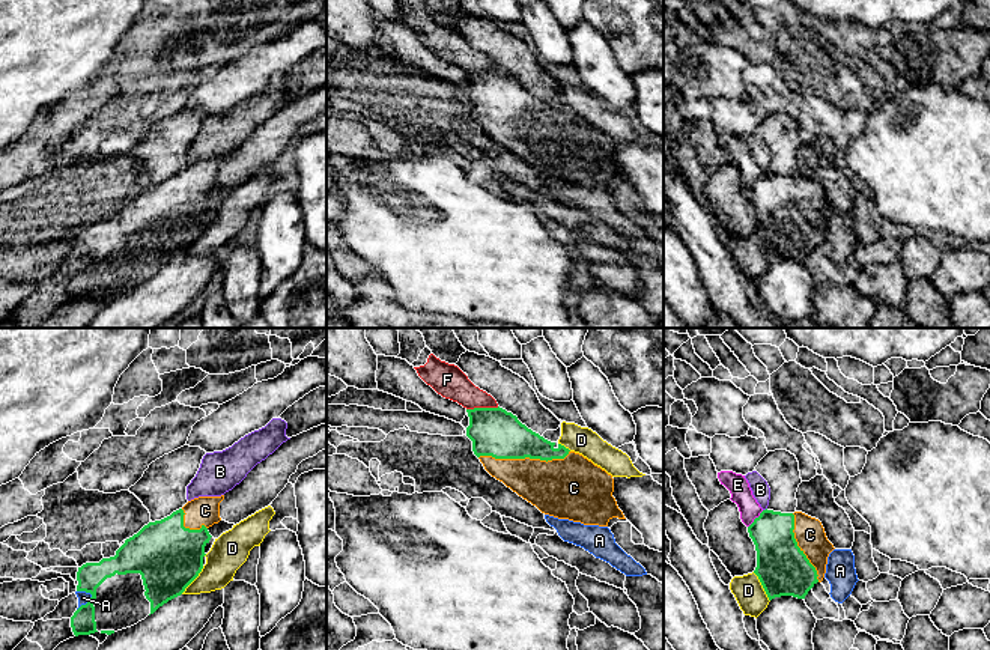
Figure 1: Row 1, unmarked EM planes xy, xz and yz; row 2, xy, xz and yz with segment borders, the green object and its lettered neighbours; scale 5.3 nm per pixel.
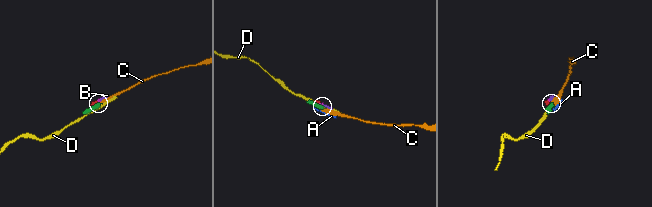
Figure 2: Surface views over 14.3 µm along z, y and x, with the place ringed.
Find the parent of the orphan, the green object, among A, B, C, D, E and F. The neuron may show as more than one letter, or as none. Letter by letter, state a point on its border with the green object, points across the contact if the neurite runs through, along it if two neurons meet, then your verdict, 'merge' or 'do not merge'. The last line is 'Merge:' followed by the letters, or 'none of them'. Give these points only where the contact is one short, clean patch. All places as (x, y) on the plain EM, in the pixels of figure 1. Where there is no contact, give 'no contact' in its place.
A: xy (88, 265) | along xy (89, 255), (91, 261), (77, 273) | do not merge
B: yz (766, 172) | along yz (766, 170), (763, 173) | do not merge
C: xz (524, 121) | merge
D: yz (763, 250) | do not merge
E: yz (754, 182) | along yz (763, 173), (748, 190) | do not merge
F: xz (482, 71) | do not merge
Merge: C

